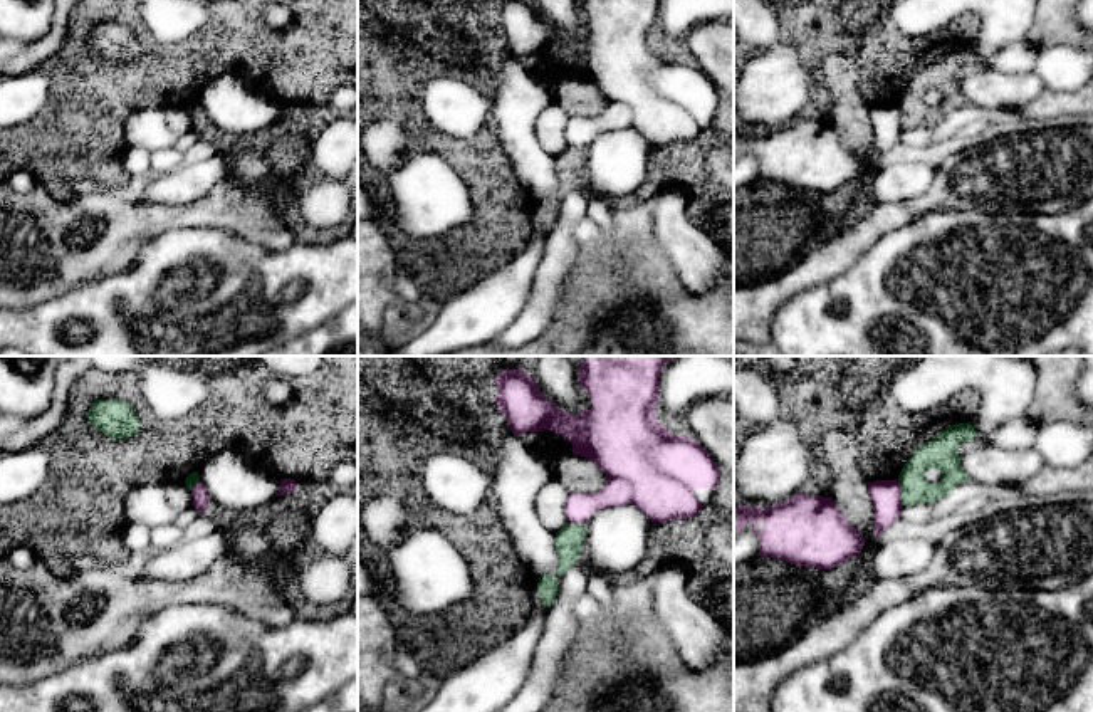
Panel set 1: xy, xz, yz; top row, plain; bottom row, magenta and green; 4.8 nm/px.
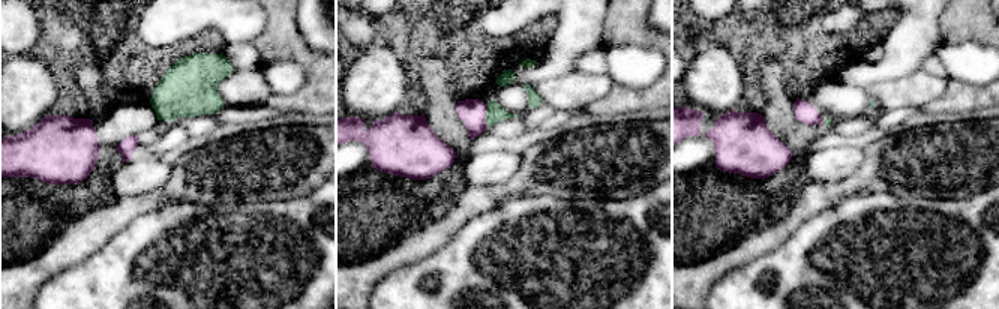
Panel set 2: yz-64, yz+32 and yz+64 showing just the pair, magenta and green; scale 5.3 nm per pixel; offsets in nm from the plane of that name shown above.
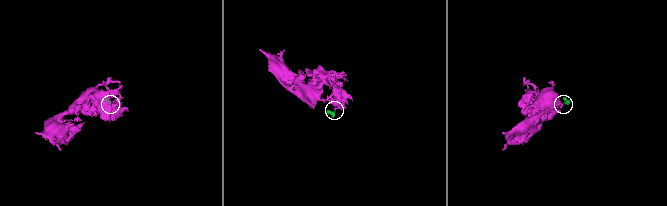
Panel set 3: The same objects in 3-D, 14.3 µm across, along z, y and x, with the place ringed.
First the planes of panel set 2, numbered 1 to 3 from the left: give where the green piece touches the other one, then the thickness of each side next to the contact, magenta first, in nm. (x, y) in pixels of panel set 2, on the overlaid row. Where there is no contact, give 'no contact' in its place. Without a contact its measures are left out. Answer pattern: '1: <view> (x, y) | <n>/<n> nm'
1: no contact
2: yz+32 (485, 116) | 140/100 nm
3: no contact

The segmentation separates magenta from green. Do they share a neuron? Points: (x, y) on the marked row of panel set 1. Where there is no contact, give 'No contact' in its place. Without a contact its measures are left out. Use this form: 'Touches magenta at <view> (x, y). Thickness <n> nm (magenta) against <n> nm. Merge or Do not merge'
Touches magenta at yz (900, 492). Thickness 150 nm (magenta) against 140 nm. Do not merge

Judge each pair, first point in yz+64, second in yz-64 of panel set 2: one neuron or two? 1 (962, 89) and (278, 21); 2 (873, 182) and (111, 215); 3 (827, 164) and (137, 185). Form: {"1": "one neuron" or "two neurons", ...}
{"1": "one neuron", "2": "one neuron", "3": "one neuron"}

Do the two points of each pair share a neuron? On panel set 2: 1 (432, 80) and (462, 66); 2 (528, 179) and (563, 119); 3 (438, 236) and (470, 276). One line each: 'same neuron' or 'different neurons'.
1: different neurons
2: different neurons
3: different neurons

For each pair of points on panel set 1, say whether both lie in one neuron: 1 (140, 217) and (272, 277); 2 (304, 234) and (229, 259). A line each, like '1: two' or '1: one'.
1: two
2: two

